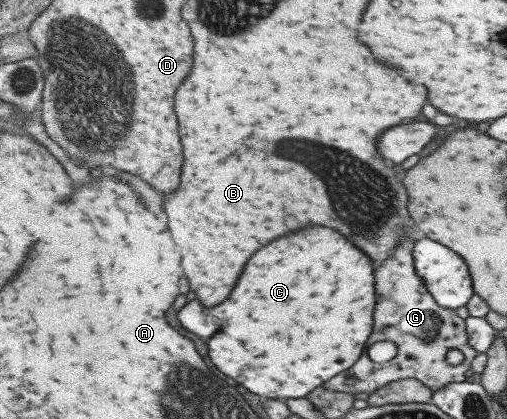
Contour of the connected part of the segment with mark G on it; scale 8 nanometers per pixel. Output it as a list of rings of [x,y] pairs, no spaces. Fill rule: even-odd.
[[[408,243],[400,245],[392,259],[378,263],[376,267],[376,291],[380,291],[380,303],[376,307],[376,335],[372,335],[368,348],[380,341],[392,341],[398,344],[398,355],[392,361],[376,363],[368,351],[364,351],[360,363],[356,363],[356,367],[350,371],[344,371],[344,375],[330,379],[326,383],[326,389],[354,395],[371,395],[390,382],[416,378],[436,392],[452,383],[467,381],[466,373],[472,369],[472,361],[478,355],[468,337],[467,322],[458,316],[455,309],[442,307],[428,291],[427,285],[416,271],[414,251],[415,247],[408,247]],[[450,349],[458,349],[464,354],[462,363],[456,366],[446,363],[446,353]],[[348,377],[355,378],[355,383],[346,383]]]

